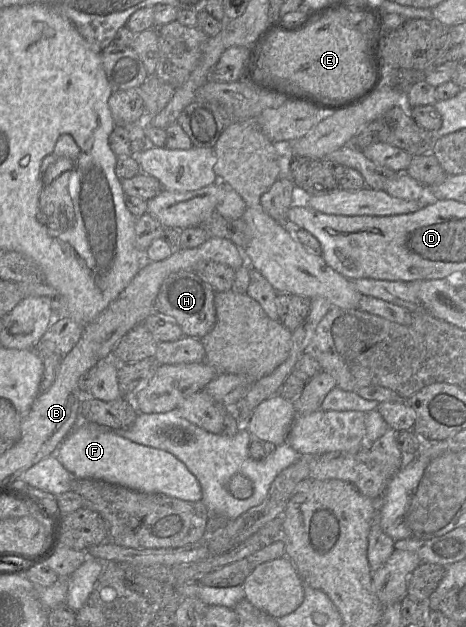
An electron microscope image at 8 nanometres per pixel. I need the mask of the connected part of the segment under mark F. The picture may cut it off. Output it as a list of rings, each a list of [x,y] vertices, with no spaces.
[[[80,423],[62,441],[55,456],[74,478],[97,479],[146,493],[163,493],[185,501],[202,499],[201,486],[186,465],[168,451],[135,443],[114,431],[100,431],[91,424]]]

